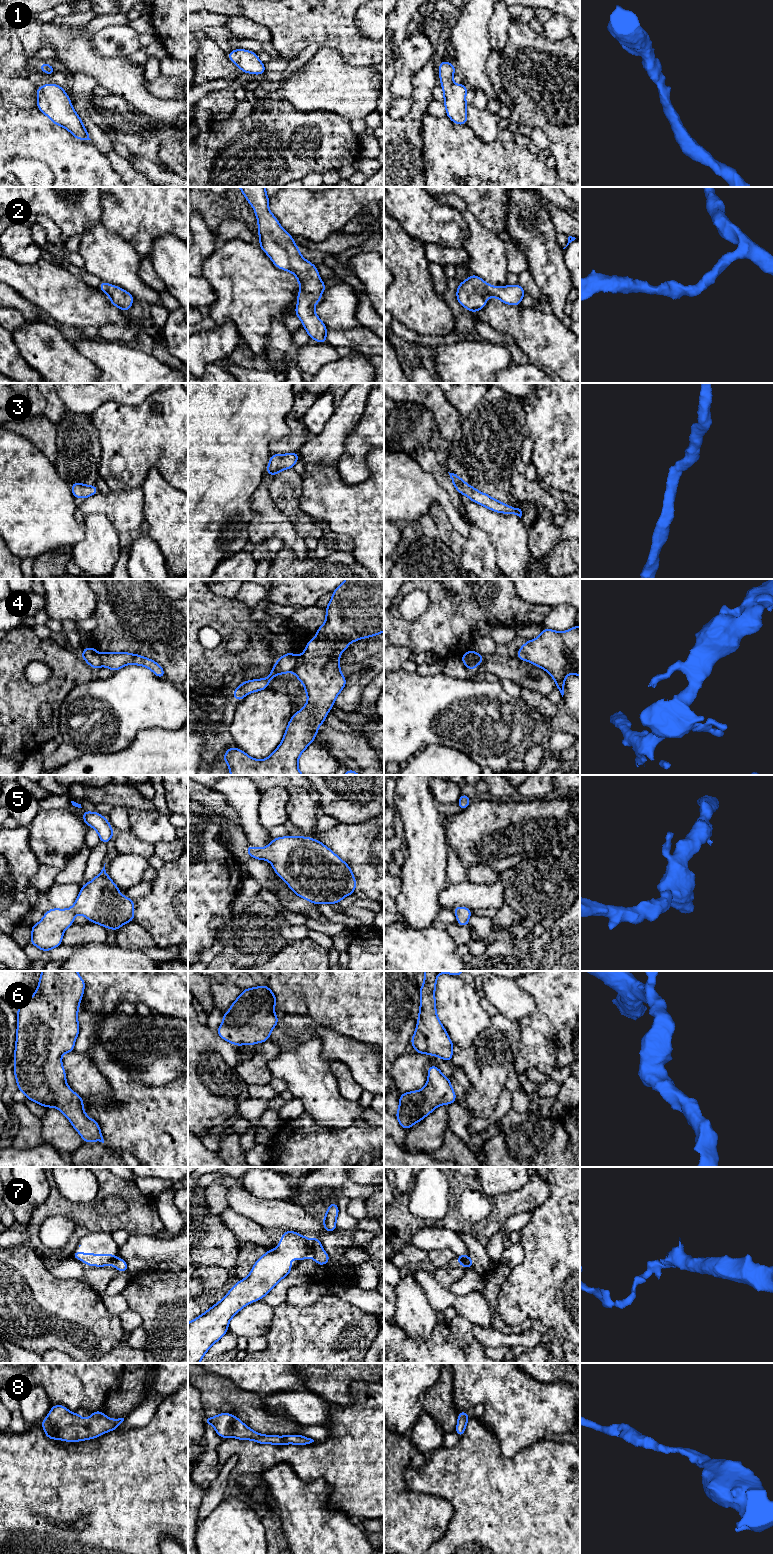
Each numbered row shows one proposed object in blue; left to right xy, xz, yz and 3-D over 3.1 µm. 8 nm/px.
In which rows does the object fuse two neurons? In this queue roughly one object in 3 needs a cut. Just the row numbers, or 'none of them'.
4, 7

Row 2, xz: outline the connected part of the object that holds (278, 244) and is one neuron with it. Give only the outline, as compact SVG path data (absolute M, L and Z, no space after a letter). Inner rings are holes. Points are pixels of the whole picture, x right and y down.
M266 187L238 188L242 191L246 200L255 211L258 221L258 234L260 237L259 247L270 257L277 268L293 273L298 280L301 290L297 295L298 303L295 308L295 314L301 320L310 339L314 339L318 343L326 343L327 327L315 313L314 306L322 299L320 295L327 286L322 282L316 265L302 257L299 247L293 242L293 236L282 228L277 218L270 212L268 207L269 197L265 190Z

